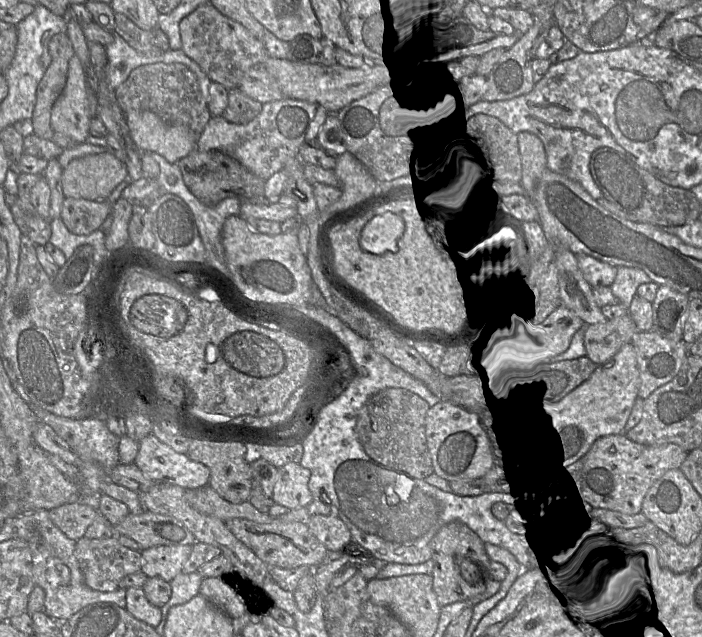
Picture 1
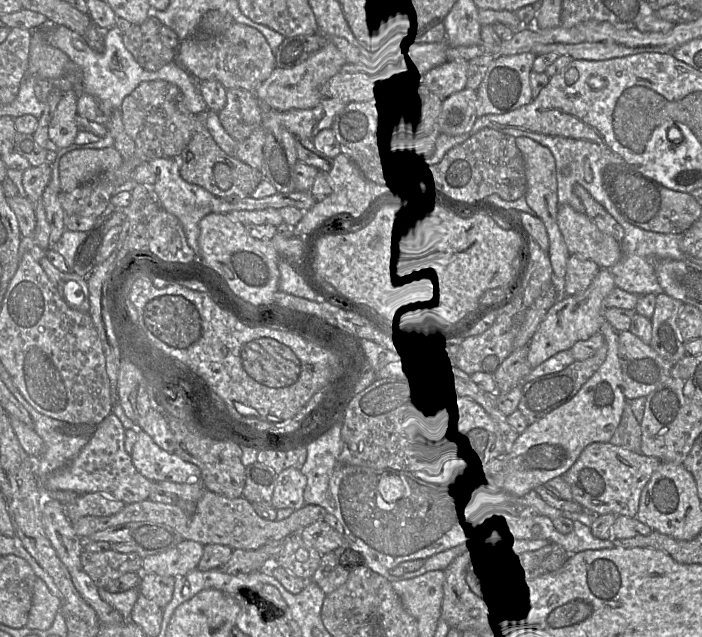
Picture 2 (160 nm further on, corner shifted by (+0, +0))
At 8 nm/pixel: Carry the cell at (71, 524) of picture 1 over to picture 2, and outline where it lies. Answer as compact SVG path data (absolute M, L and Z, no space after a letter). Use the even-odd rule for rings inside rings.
M206 489L203 496L198 500L196 512L193 515L187 515L175 505L147 499L127 504L117 514L106 517L85 516L72 525L80 538L87 538L93 533L130 522L156 521L174 528L184 540L192 540L202 545L221 544L233 550L256 550L268 543L285 540L289 536L299 533L301 529L314 522L324 520L327 514L325 508L309 504L295 510L292 515L284 520L266 520L255 512L252 503L244 497L231 499Z

